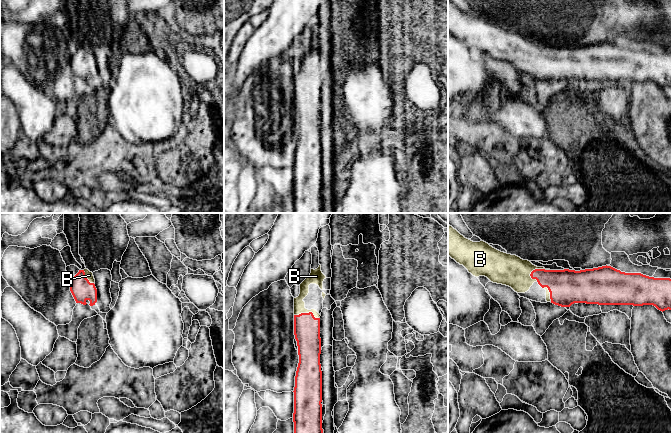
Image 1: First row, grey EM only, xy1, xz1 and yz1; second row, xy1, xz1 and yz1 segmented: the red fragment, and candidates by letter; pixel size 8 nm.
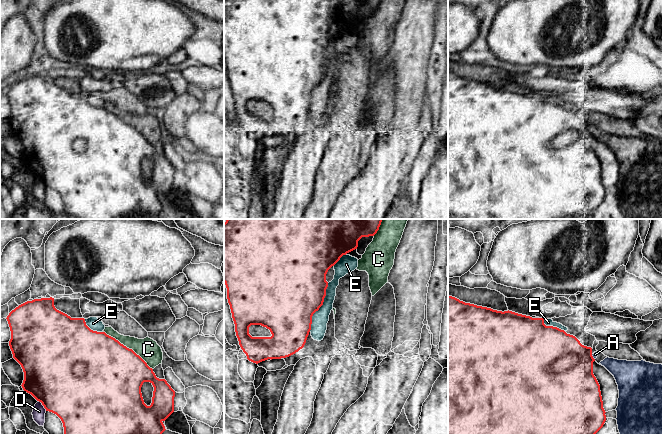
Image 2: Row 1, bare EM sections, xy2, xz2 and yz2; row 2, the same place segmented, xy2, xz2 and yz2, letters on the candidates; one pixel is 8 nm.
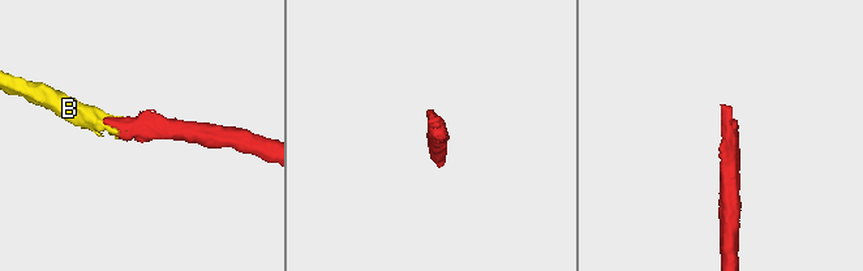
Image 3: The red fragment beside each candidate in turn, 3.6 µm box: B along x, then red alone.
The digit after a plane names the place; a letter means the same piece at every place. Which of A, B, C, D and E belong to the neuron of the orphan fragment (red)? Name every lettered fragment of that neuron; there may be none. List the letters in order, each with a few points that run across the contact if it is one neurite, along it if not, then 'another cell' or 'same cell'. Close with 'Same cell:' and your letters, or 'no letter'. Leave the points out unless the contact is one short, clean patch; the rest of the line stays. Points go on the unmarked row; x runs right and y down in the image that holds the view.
A: line yz2 (591, 130), (594, 135); another cell
B: line yz1 (564, 62), (549, 56), (538, 45), (510, 46); same cell
C: another cell
D: line xy2 (38, 176), (46, 186); another cell
E: another cell
Same cell: B

